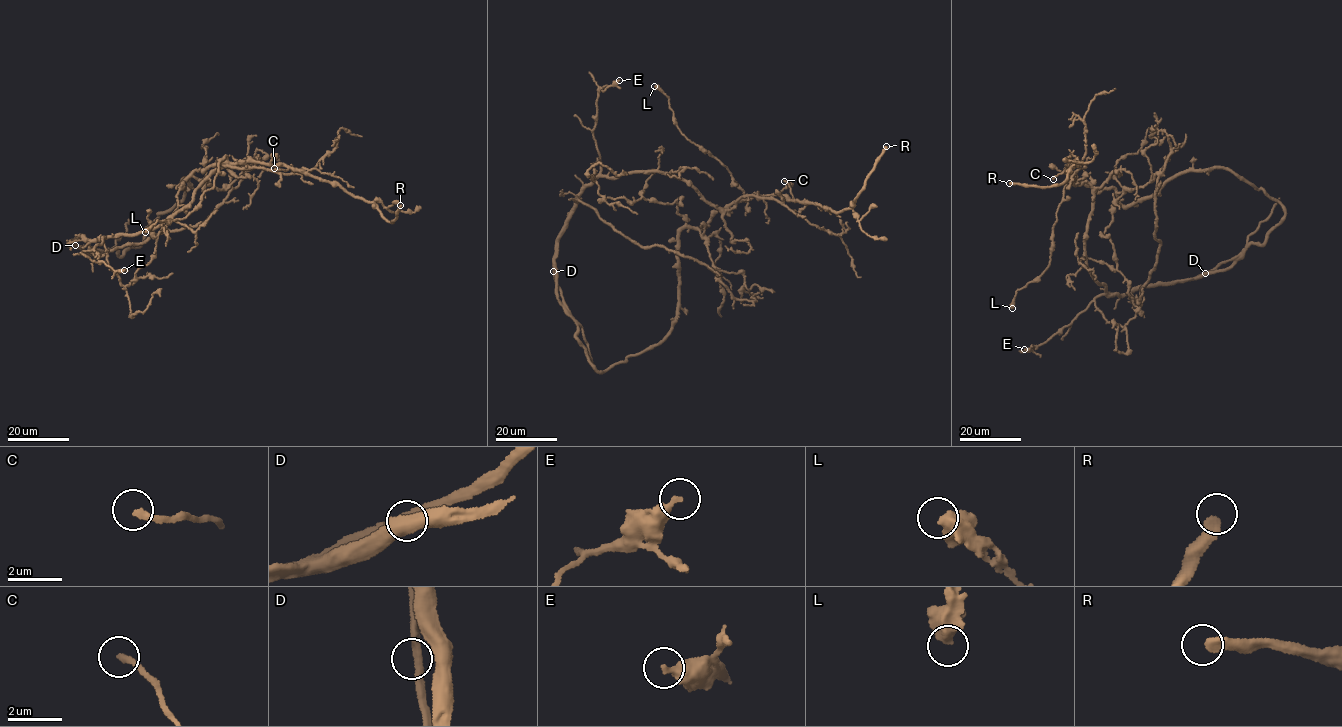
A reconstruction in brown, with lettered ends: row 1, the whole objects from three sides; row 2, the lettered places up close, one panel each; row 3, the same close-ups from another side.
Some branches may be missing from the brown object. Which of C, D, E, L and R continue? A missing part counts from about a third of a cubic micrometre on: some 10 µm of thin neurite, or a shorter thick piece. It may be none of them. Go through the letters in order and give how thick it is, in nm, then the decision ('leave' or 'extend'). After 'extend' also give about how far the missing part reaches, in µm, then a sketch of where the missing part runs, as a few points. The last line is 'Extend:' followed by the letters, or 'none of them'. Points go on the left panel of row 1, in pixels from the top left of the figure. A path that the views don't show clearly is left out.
C: 240 nm | extend | 3 µm
D: 320 nm | leave
E: 340 nm | leave
L: 550 nm | leave
R: 360 nm | extend | 120 µm
Extend: C, R

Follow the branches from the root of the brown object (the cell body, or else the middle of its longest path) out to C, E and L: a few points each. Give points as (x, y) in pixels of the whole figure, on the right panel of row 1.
C: (1123, 205), (1113, 187), (1101, 190), (1071, 178), (1064, 170), (1067, 165), (1053, 179)
E: (1123, 205), (1114, 207), (1104, 234), (1135, 316), (1123, 327), (1109, 323), (1093, 301), (1071, 323), (1024, 349)
L: (1123, 205), (1113, 187), (1101, 190), (1070, 178), (1056, 213), (1048, 266), (1040, 275), (1016, 291), (1012, 308)

